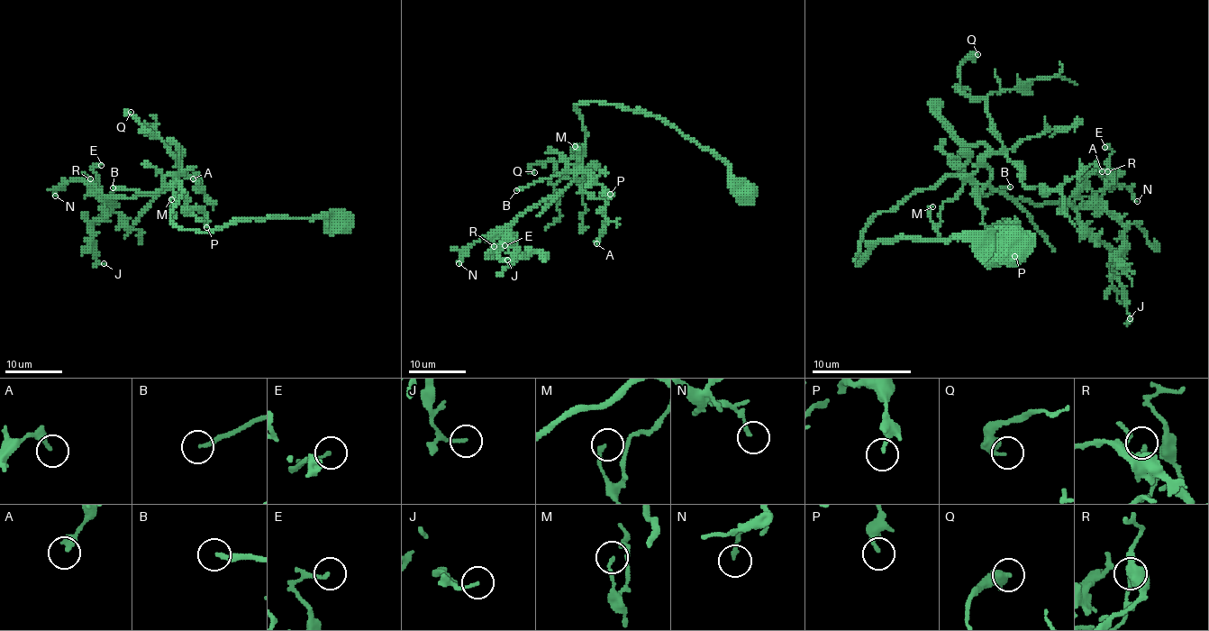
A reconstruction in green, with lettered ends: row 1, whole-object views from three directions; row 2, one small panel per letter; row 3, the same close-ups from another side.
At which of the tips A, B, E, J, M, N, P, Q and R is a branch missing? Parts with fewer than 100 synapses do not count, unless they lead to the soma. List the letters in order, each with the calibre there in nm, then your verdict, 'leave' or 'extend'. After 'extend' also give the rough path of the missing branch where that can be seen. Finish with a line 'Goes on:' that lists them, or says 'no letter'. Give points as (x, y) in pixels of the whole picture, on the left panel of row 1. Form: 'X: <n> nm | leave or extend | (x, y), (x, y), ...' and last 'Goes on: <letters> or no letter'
A: 200 nm | leave
B: 200 nm | extend | (113, 187), (103, 187), (93, 193), (64, 178), (51, 182), (32, 178), (22, 189)
E: 170 nm | leave
J: 140 nm | leave
M: 140 nm | leave
N: 170 nm | leave
P: 180 nm | leave
Q: 280 nm | leave
R: 190 nm | leave
Goes on: B

